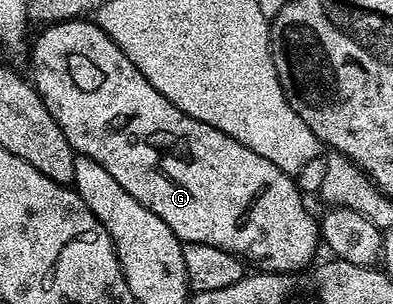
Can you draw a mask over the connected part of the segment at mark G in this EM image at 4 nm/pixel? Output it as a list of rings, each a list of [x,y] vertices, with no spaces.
[[[83,17],[66,19],[64,23],[44,26],[30,44],[30,82],[35,92],[43,96],[45,109],[57,121],[65,141],[76,155],[84,155],[104,167],[121,184],[129,197],[137,197],[149,213],[157,213],[179,242],[217,245],[244,260],[260,263],[267,273],[299,271],[321,247],[321,236],[316,216],[307,212],[296,180],[285,174],[273,161],[265,161],[253,149],[241,145],[221,129],[205,125],[181,113],[173,101],[161,97],[145,77],[121,53],[121,49],[99,28],[99,24]]]

